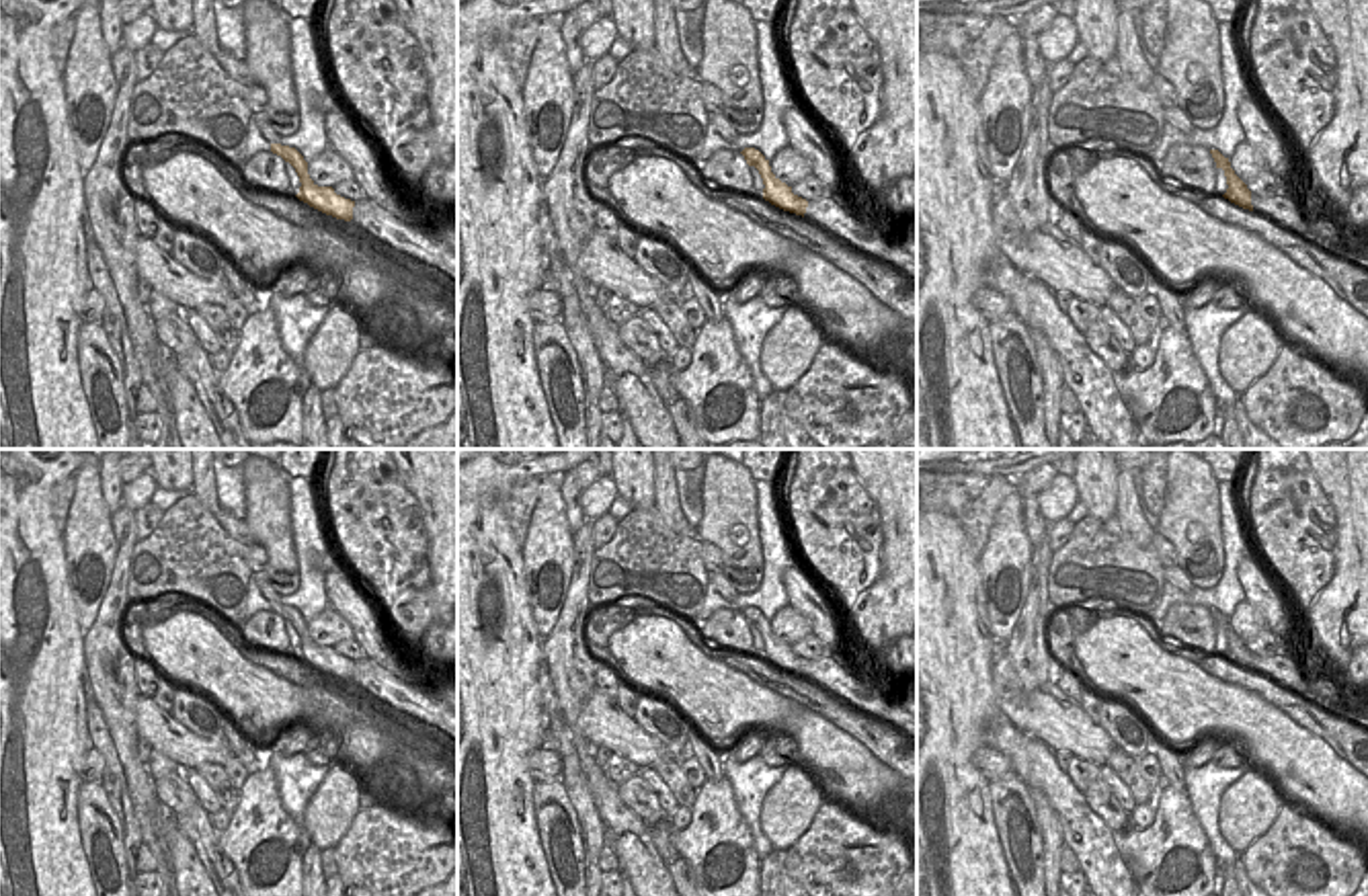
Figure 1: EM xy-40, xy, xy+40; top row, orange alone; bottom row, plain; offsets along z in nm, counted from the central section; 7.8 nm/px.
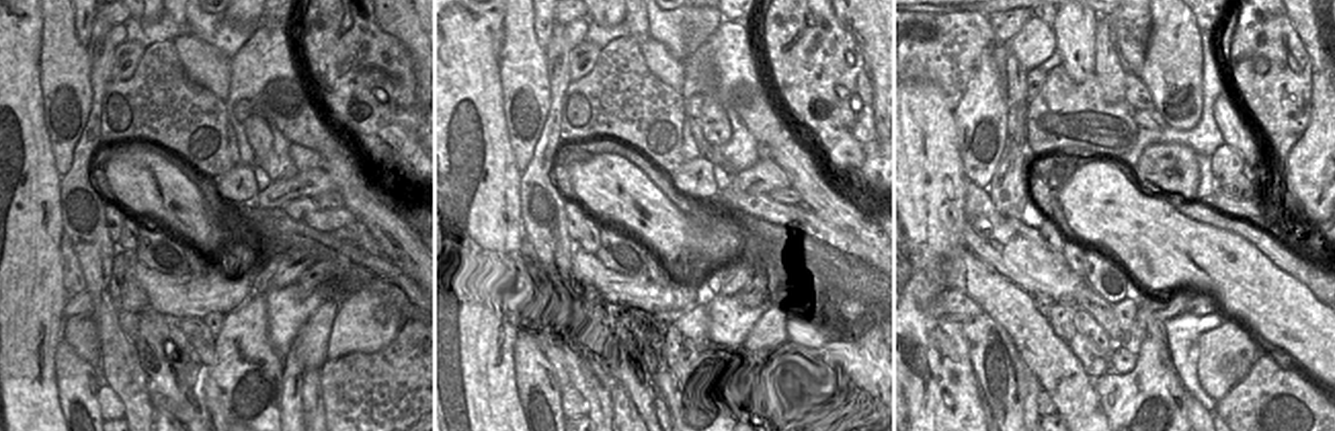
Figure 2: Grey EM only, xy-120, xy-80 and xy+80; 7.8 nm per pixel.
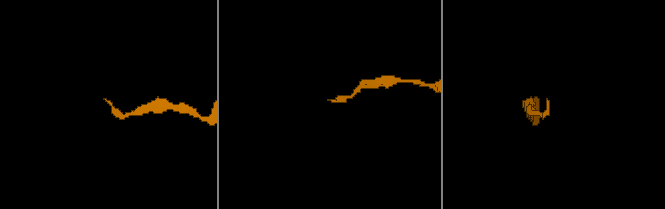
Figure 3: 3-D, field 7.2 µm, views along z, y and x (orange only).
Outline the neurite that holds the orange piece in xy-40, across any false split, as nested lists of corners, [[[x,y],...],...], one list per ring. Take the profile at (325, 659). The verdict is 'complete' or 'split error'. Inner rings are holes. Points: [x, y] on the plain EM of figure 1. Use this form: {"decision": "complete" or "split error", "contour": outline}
{"decision": "split error", "contour": [[[252,572],[252,578],[260,595],[271,603],[271,611],[281,615],[295,627],[301,642],[295,656],[326,675],[351,681],[355,660],[336,654],[332,646],[318,646],[308,634],[308,621],[304,619],[304,615],[295,607],[281,603],[281,597],[267,582],[265,572]]]}

